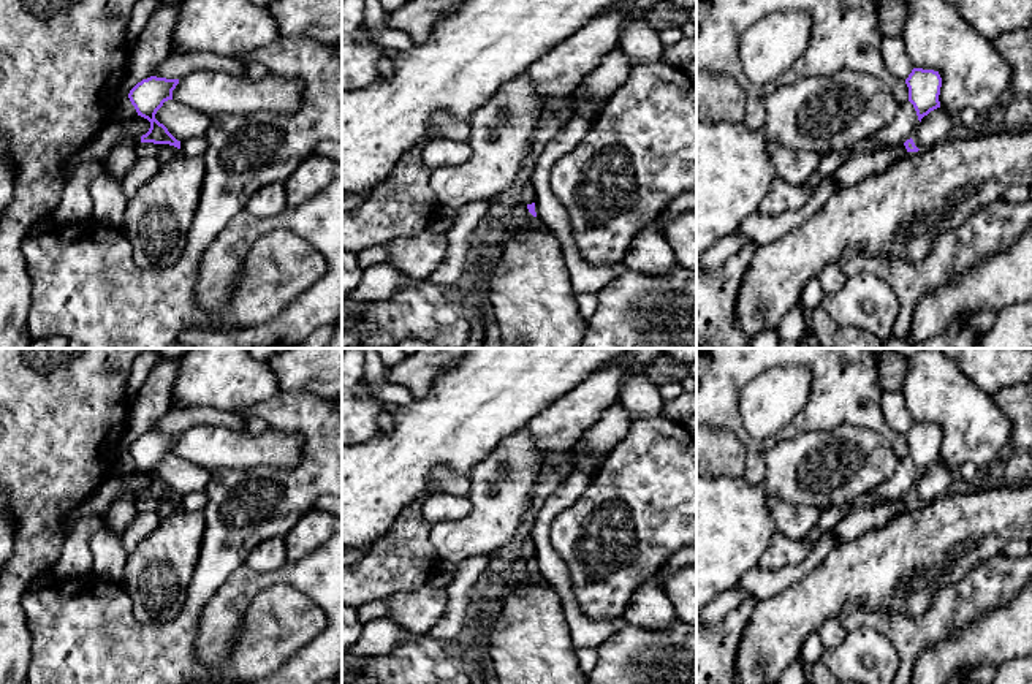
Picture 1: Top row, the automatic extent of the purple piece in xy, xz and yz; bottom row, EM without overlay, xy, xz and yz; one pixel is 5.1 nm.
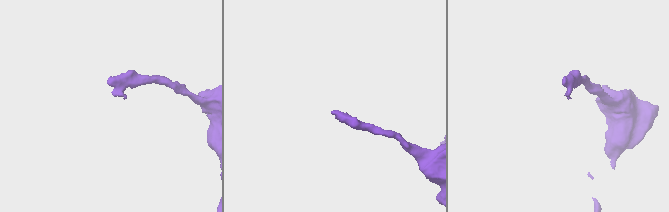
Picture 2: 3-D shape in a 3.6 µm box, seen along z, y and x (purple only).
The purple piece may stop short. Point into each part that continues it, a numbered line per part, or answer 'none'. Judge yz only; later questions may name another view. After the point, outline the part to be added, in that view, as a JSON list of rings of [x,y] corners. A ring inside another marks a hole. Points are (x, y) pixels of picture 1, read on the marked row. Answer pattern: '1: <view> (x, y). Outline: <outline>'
none

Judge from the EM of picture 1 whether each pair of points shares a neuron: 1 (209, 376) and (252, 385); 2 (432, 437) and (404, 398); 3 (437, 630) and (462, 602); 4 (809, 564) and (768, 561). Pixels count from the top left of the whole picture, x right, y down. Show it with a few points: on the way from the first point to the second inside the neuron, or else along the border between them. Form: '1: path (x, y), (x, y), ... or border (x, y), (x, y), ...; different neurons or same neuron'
1: path (220, 376), (241, 382); same neuron
2: border (415, 399), (401, 407); different neurons
3: path (445, 624), (459, 610); same neuron
4: border (814, 545), (795, 564), (776, 570), (762, 570); different neurons

